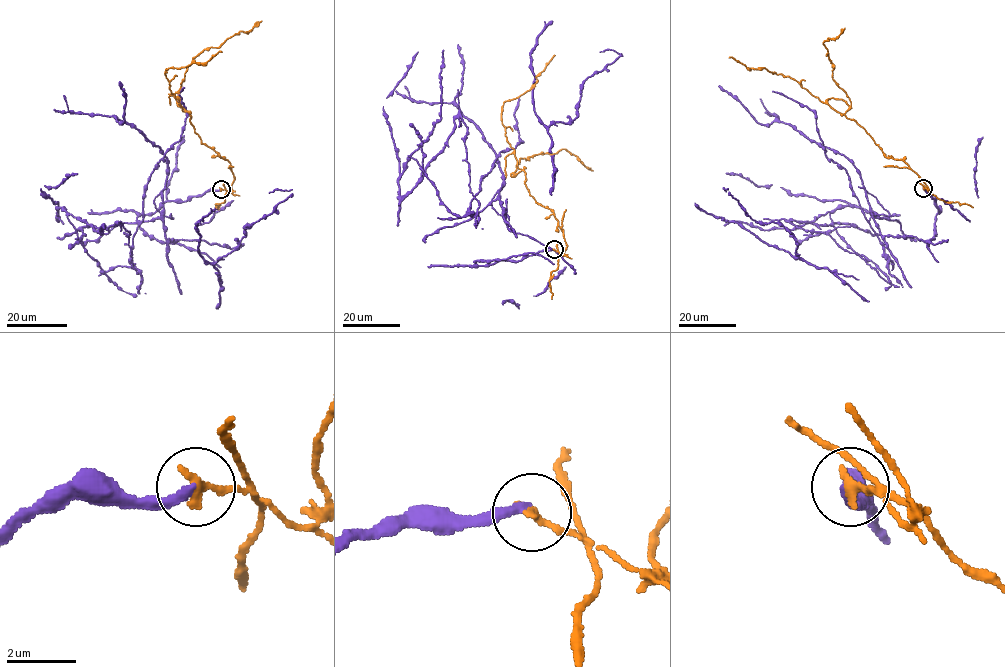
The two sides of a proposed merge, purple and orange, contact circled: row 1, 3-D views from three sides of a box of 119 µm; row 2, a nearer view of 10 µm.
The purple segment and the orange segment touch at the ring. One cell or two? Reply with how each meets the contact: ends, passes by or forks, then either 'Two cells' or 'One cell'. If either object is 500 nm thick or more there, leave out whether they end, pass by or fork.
At the ring purple ends. At the ring orange ends. Two cells

